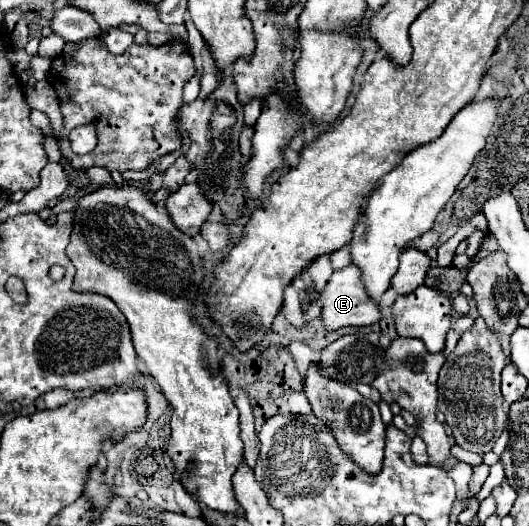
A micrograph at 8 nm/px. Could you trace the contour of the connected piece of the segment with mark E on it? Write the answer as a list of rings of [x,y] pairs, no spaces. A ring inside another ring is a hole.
[[[349,264],[347,268],[333,272],[327,286],[319,294],[321,296],[319,298],[321,308],[323,308],[321,310],[321,320],[323,320],[323,326],[325,326],[327,332],[333,332],[333,330],[339,330],[339,328],[345,328],[345,326],[369,326],[369,324],[375,324],[381,318],[379,306],[367,296],[359,274],[361,274],[359,268]]]

